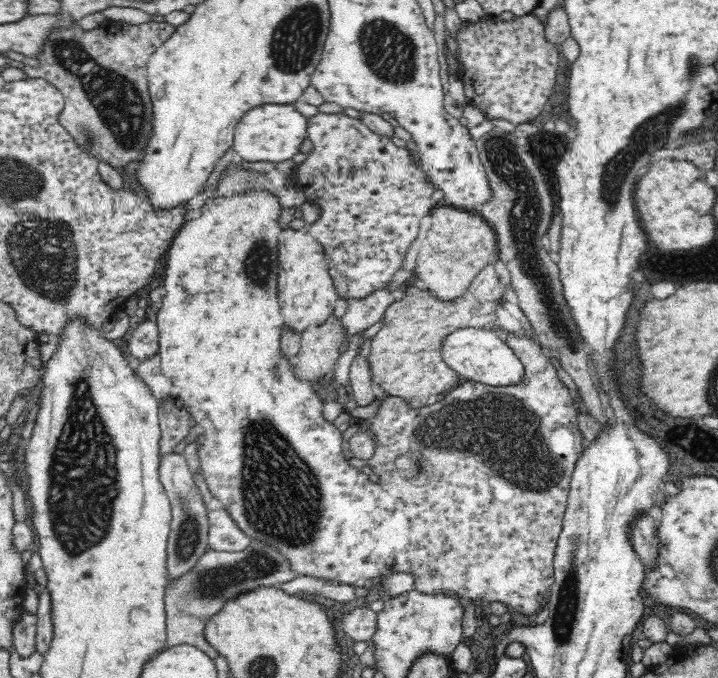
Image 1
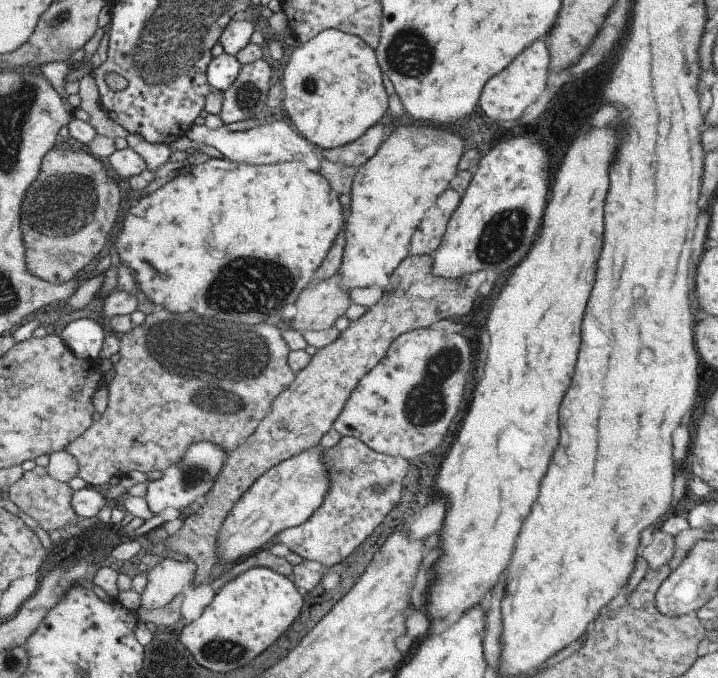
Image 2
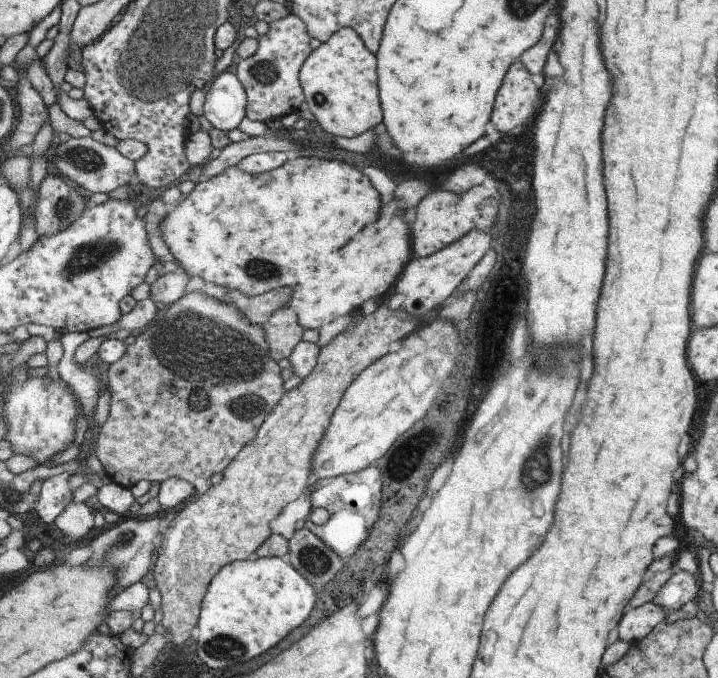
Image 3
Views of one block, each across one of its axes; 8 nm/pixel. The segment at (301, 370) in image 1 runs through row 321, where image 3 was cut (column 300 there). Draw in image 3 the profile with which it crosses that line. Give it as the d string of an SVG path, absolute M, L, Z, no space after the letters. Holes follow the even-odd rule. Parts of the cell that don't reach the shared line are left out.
M291 308L277 310L271 316L271 320L263 326L263 330L271 346L271 358L277 362L283 358L289 358L295 352L305 332L305 328L299 322L299 314Z

